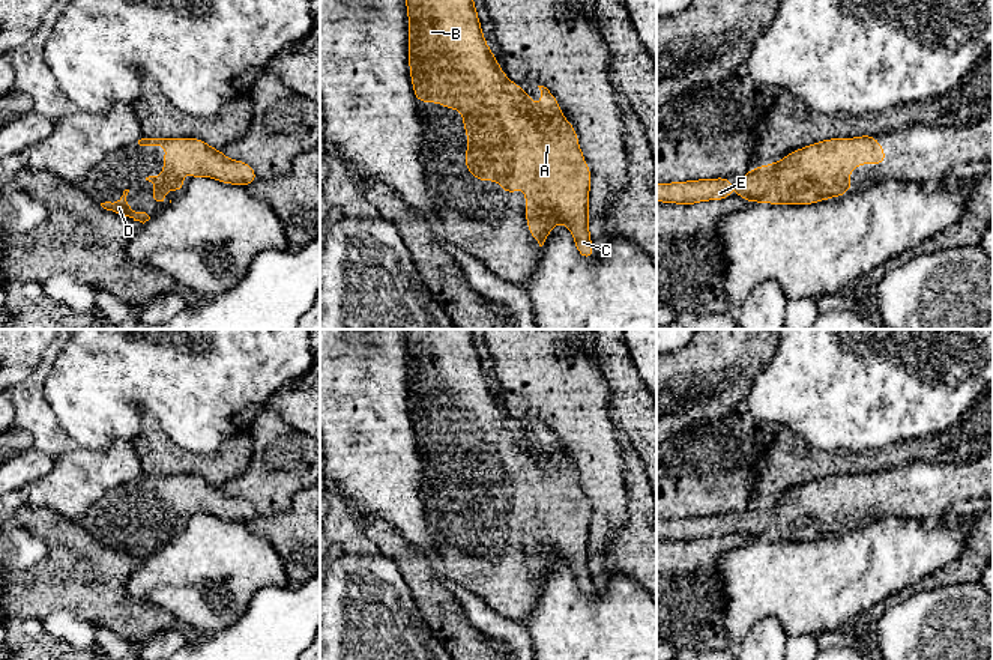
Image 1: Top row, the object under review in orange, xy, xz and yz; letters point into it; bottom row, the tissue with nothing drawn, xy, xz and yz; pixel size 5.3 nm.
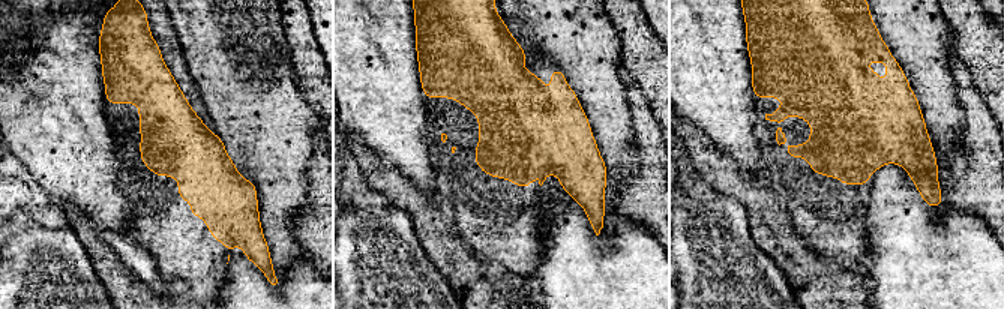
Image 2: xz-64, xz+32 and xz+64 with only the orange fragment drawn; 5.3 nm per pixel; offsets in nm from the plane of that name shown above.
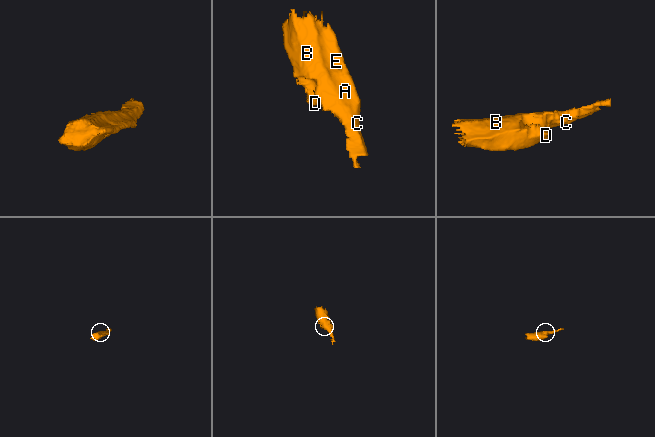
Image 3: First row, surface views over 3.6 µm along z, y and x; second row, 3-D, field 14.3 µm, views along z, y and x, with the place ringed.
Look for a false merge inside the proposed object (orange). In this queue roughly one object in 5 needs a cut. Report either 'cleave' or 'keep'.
keep

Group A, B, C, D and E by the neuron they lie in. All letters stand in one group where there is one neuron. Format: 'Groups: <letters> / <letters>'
Groups: A B C D E

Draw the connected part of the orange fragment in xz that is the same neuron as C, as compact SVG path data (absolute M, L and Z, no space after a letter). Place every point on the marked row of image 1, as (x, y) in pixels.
M406 0L407 15L409 15L409 66L412 75L412 86L415 89L416 101L421 102L440 102L445 108L454 108L463 111L463 125L466 128L466 135L469 138L469 146L466 149L466 170L475 174L476 180L499 180L502 192L518 192L520 189L526 194L526 221L529 224L530 235L538 241L539 247L544 245L547 236L553 230L556 223L563 223L566 229L571 230L577 251L581 257L590 259L595 256L593 247L590 244L589 233L589 189L592 174L584 162L583 152L578 146L577 132L572 125L565 119L559 108L557 99L544 86L538 86L541 90L542 108L535 105L532 98L524 93L524 89L514 84L502 71L491 50L488 48L478 12L475 9L475 0Z

